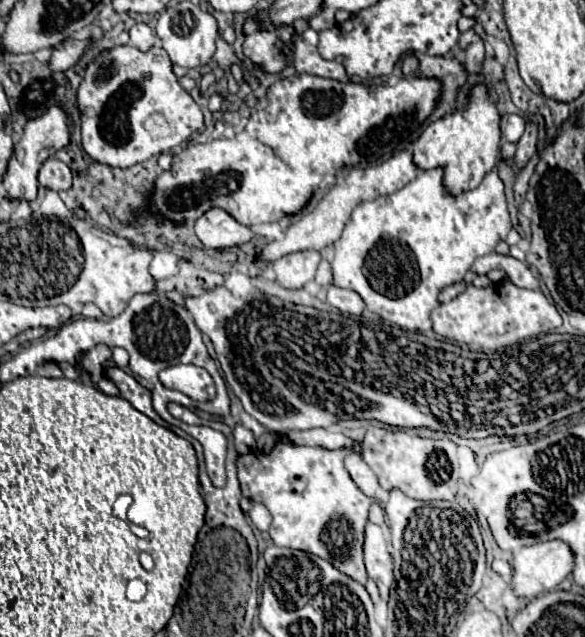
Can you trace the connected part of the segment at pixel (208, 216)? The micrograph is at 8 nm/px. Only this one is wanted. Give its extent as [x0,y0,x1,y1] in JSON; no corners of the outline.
[194,208,254,248]

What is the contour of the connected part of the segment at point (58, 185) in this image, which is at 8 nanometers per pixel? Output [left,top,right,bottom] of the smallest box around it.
[38,158,72,190]

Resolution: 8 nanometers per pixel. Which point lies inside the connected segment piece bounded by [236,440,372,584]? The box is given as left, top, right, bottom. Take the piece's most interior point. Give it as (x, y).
(309, 493)

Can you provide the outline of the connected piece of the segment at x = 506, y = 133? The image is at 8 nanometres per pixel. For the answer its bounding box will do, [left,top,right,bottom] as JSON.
[502,114,526,142]

